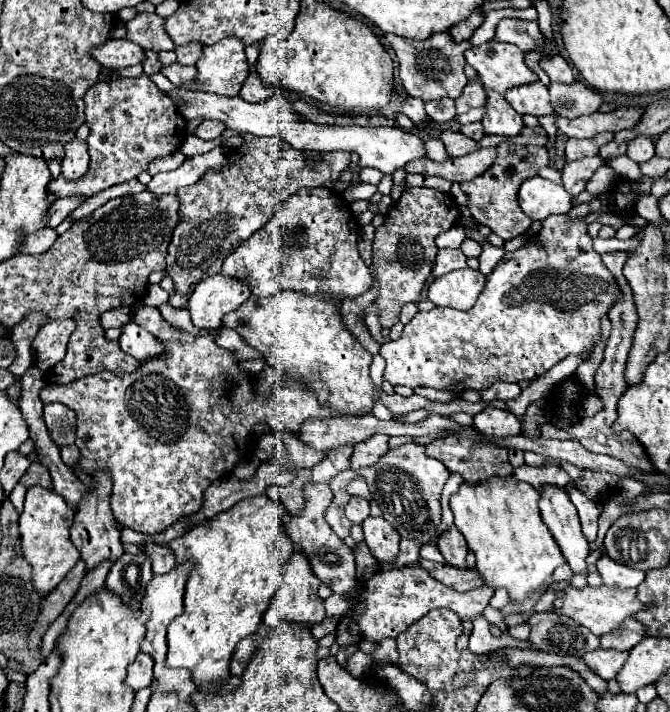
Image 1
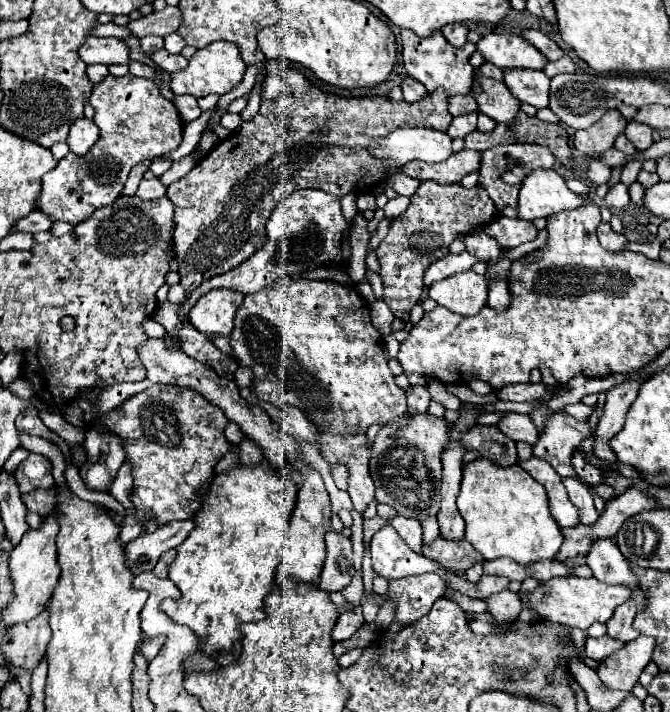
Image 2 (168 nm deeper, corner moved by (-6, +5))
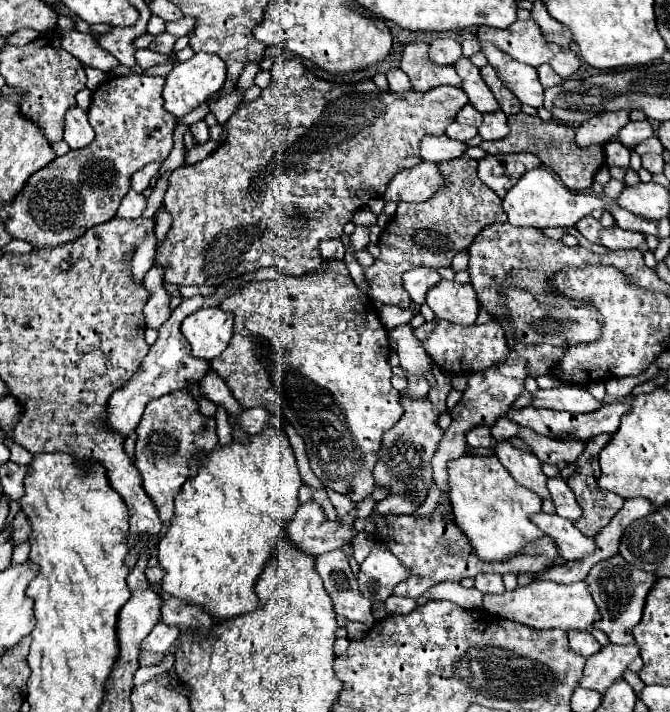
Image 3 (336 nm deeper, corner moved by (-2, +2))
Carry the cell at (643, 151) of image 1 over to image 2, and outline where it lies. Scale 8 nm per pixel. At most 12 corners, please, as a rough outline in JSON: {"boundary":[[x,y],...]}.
{"boundary":[[629,122],[625,136],[637,150],[647,150],[651,126]]}

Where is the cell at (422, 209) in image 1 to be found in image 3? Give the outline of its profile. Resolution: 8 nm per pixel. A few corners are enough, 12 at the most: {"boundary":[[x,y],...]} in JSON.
{"boundary":[[477,161],[441,163],[445,187],[399,203],[365,271],[369,295],[411,307],[401,277],[449,267],[507,221]]}

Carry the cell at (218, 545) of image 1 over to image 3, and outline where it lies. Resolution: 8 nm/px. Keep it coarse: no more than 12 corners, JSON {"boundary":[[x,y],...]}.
{"boundary":[[285,431],[209,453],[159,541],[161,589],[219,623],[299,507]]}

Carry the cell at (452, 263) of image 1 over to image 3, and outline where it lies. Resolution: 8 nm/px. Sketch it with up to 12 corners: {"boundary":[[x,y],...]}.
{"boundary":[[413,269],[403,287],[419,305],[441,281],[437,269]]}

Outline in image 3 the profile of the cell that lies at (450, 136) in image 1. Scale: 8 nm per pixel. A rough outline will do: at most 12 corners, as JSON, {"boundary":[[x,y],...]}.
{"boundary":[[509,115],[491,155],[533,153],[573,191],[591,189],[603,147],[559,121]]}

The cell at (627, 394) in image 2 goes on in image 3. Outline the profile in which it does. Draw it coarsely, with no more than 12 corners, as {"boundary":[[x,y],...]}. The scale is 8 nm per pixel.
{"boundary":[[609,433],[591,437],[567,485],[583,507],[575,527],[597,535],[625,499],[597,489],[599,451]]}

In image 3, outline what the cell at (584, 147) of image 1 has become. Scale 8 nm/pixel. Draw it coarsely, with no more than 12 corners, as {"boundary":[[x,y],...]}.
{"boundary":[[605,111],[575,129],[577,147],[605,145],[629,111]]}

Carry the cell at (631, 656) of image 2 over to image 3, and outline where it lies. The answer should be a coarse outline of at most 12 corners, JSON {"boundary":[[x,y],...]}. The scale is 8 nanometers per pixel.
{"boundary":[[607,645],[587,659],[585,689],[607,691],[639,655],[633,645]]}

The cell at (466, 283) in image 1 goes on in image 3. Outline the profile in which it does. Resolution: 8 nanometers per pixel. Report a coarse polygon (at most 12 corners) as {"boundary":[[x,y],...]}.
{"boundary":[[441,281],[425,301],[439,319],[473,325],[471,283]]}

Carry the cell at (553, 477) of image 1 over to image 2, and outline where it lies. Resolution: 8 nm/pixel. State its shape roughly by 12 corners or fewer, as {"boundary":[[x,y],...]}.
{"boundary":[[551,412],[533,446],[559,476],[575,476],[571,454],[593,428]]}

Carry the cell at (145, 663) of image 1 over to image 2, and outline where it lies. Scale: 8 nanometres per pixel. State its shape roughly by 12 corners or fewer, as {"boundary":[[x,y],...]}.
{"boundary":[[155,636],[143,642],[141,652],[151,662],[161,646],[165,636]]}

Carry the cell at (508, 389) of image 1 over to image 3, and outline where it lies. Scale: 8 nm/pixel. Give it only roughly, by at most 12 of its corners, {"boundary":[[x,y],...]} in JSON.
{"boundary":[[585,387],[537,389],[533,407],[591,413],[601,407]]}

